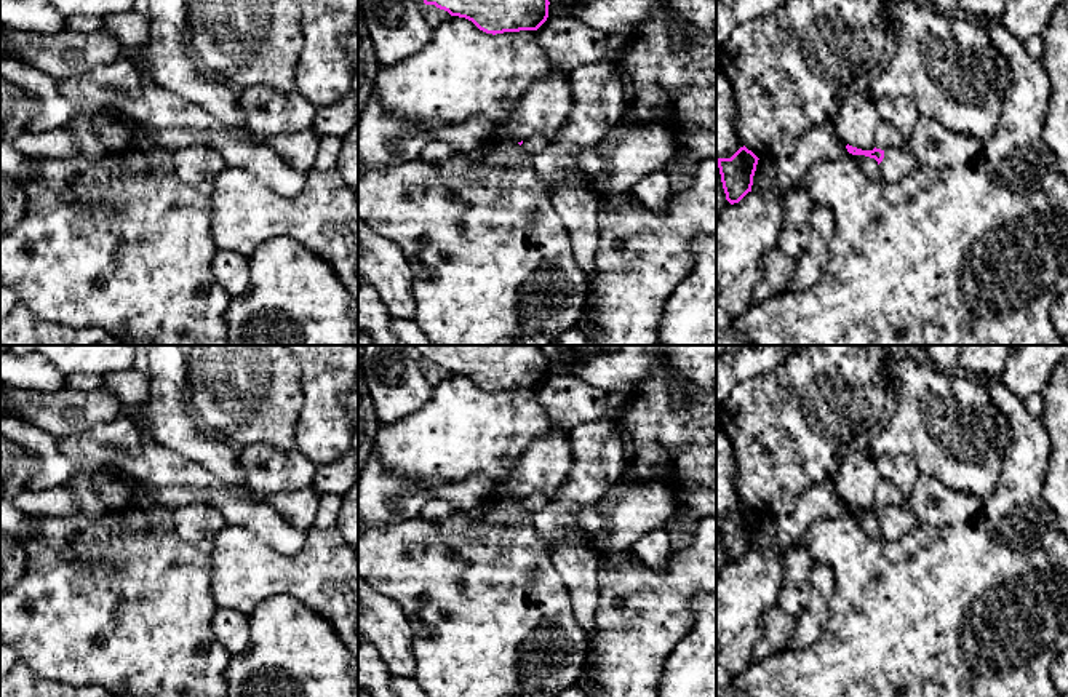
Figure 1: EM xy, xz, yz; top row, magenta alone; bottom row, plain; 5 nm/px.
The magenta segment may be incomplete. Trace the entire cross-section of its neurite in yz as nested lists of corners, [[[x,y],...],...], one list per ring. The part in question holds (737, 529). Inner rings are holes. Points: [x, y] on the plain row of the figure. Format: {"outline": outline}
{"outline": [[[745,504],[731,516],[716,516],[726,558],[731,563],[739,561],[748,550],[751,550],[758,518],[759,516]]]}

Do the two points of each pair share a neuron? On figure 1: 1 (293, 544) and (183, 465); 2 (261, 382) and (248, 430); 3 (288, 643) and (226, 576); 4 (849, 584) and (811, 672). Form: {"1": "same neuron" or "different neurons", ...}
{"1": "same neuron", "2": "same neuron", "3": "different neurons", "4": "same neuron"}

